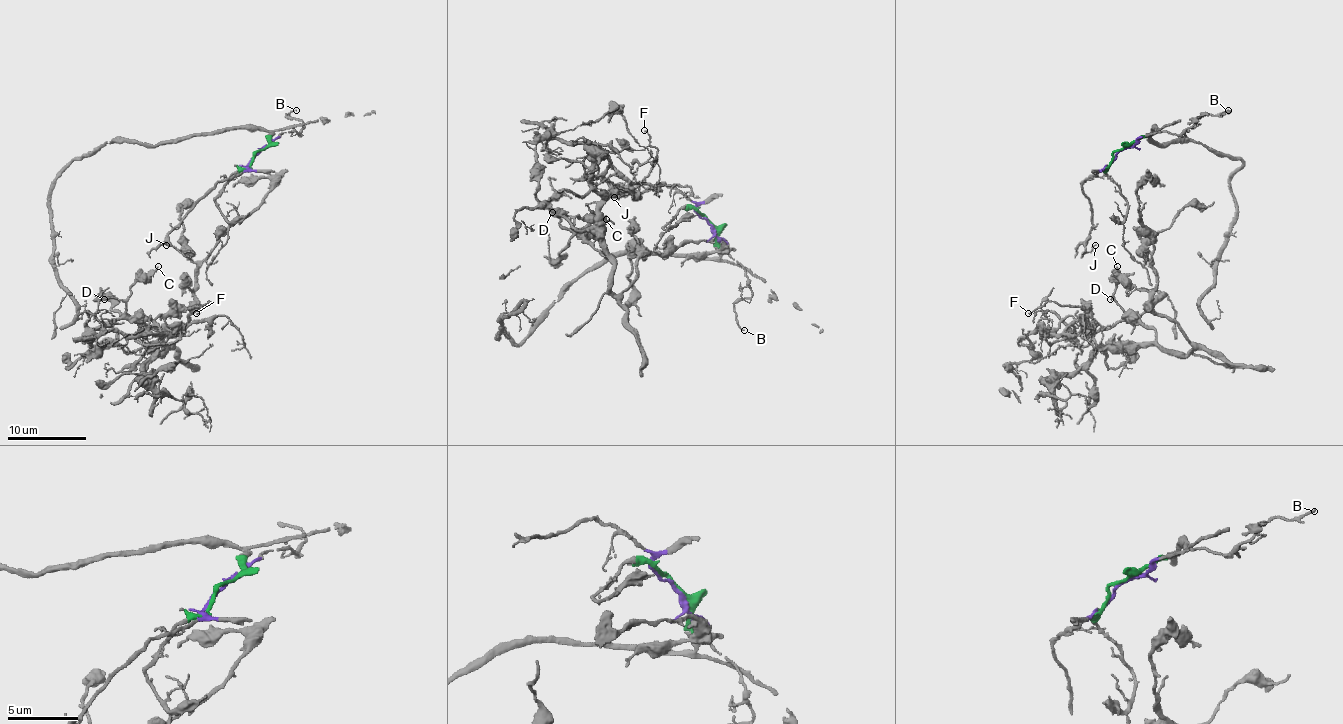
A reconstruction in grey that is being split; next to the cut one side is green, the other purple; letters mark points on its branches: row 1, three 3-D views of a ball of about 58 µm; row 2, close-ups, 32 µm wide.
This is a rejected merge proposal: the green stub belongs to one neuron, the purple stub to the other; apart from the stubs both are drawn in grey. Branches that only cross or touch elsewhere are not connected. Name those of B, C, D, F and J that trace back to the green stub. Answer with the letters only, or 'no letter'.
C, D, F

